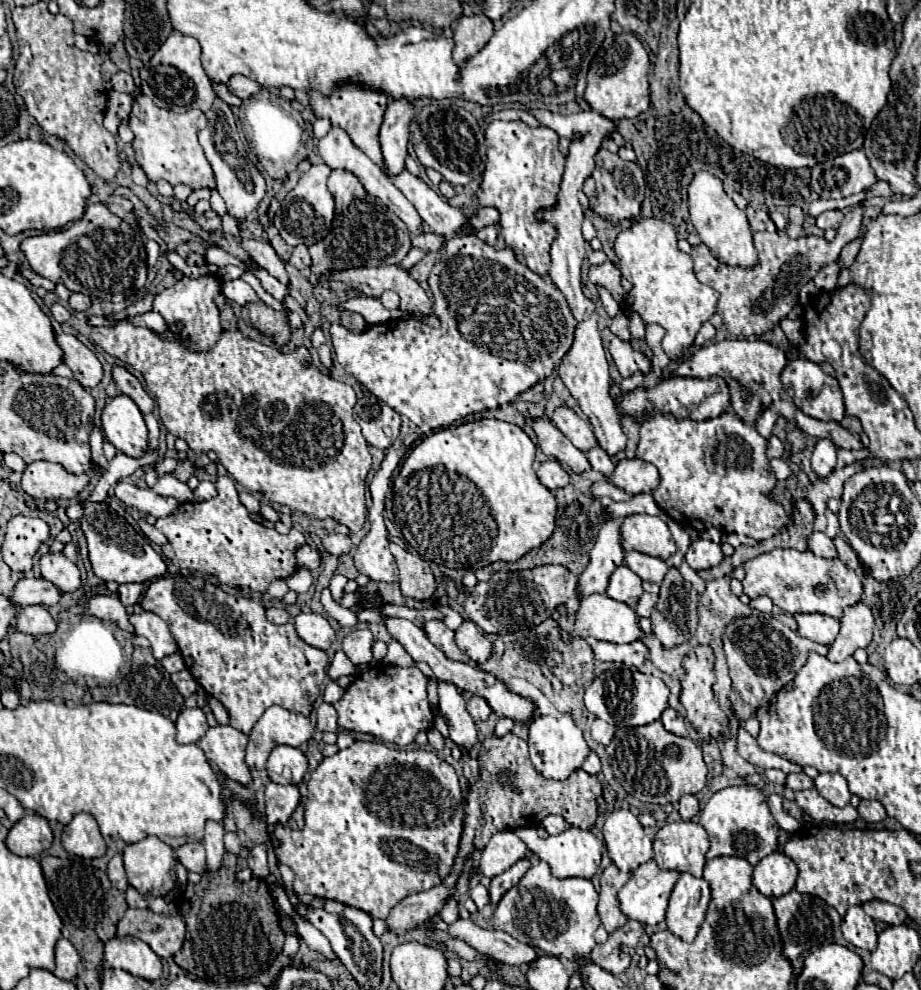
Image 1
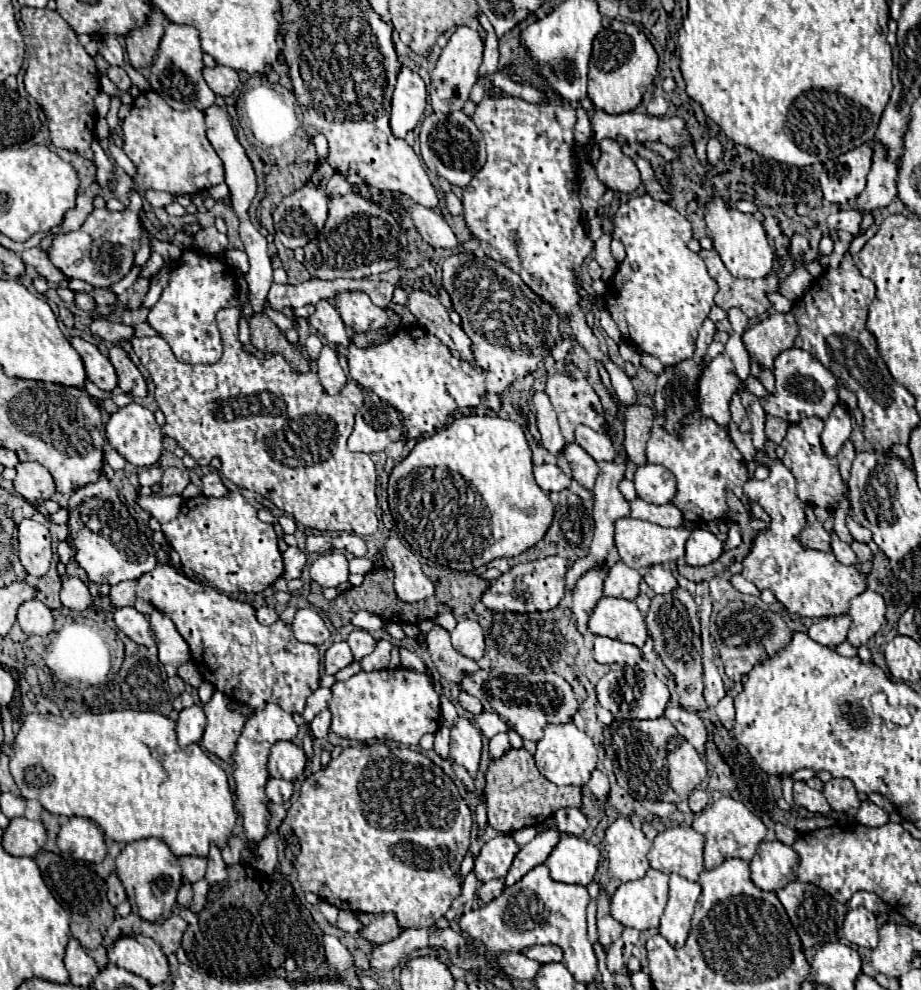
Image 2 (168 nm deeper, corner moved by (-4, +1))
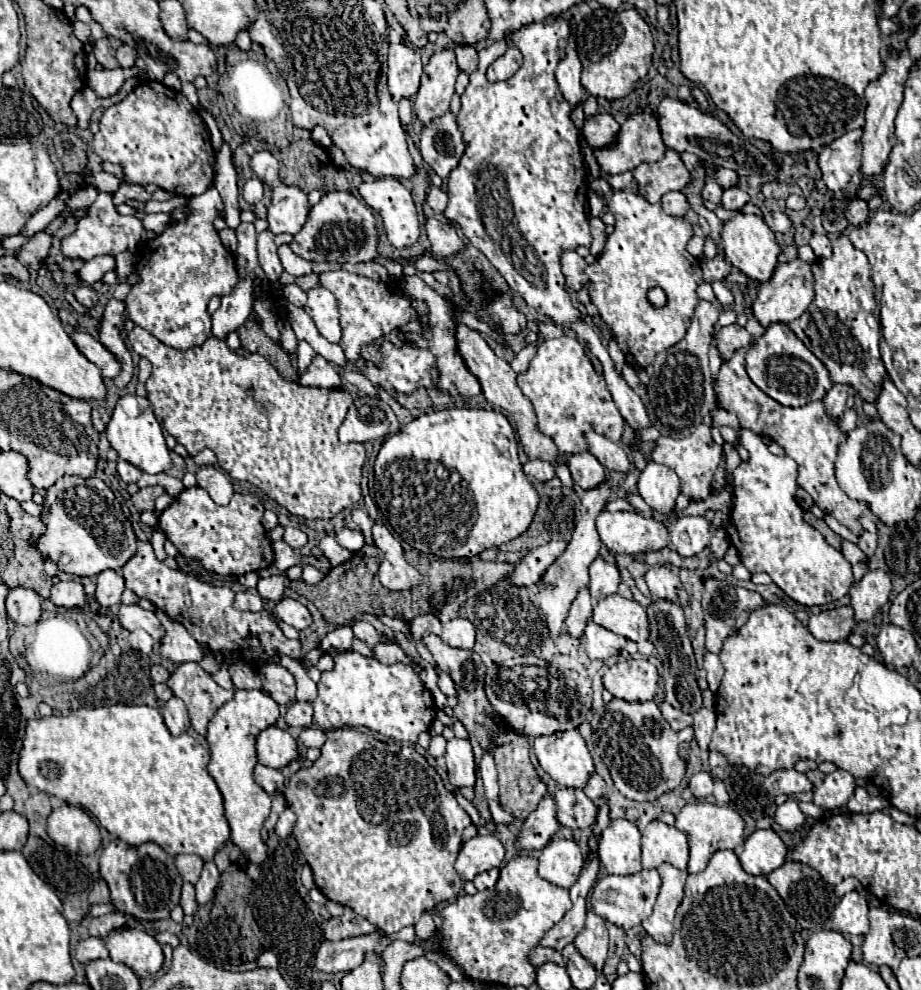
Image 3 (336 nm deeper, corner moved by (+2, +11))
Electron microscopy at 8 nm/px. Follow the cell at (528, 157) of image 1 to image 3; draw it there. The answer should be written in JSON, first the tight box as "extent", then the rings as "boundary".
{"extent":[443,17,651,431],"boundary":[[[561,17],[535,21],[535,23],[523,25],[523,29],[517,29],[513,37],[515,37],[517,49],[523,53],[523,65],[511,79],[499,81],[499,83],[489,83],[485,79],[485,71],[489,63],[493,63],[493,57],[499,57],[505,53],[507,43],[495,41],[487,49],[477,51],[479,65],[469,75],[469,85],[465,93],[461,95],[461,111],[457,113],[457,125],[459,125],[459,131],[463,133],[465,153],[459,165],[451,169],[449,173],[449,181],[447,181],[449,203],[443,215],[445,219],[461,227],[463,235],[487,255],[493,267],[505,277],[509,287],[515,293],[519,293],[527,301],[529,307],[537,309],[545,317],[551,317],[555,323],[573,329],[579,341],[589,343],[591,355],[597,361],[601,361],[607,387],[623,419],[627,421],[627,425],[631,425],[633,431],[643,431],[645,427],[651,425],[645,405],[639,399],[639,395],[613,369],[613,361],[609,359],[609,353],[601,345],[597,333],[587,323],[583,323],[581,313],[573,307],[565,291],[565,277],[561,273],[561,263],[559,263],[559,253],[563,249],[577,249],[579,245],[591,245],[589,219],[585,213],[586,196],[589,190],[588,176],[583,157],[581,157],[579,141],[577,141],[577,129],[573,121],[569,119],[571,107],[567,101],[557,99],[559,85],[555,81],[555,67],[565,57],[569,31],[571,31],[571,21],[561,19]]]}

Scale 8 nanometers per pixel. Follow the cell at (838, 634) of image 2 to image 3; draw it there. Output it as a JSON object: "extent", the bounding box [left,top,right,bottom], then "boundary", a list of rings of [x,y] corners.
{"extent":[809,605,855,641],"boundary":[[[851,605],[835,607],[809,617],[809,631],[819,641],[843,641],[851,635],[853,627],[855,627],[855,617]]]}

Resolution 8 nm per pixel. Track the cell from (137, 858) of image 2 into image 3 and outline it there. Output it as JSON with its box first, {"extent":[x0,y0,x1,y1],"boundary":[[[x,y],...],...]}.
{"extent":[99,839,183,921],"boundary":[[[119,839],[111,841],[101,853],[99,873],[111,891],[111,903],[115,909],[139,921],[167,919],[171,909],[179,905],[183,879],[175,867],[173,857],[155,843],[131,847]]]}

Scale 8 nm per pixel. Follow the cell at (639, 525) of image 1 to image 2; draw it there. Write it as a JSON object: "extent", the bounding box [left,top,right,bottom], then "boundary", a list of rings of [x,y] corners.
{"extent":[615,517,691,569],"boundary":[[[623,517],[615,523],[615,545],[619,551],[619,557],[625,565],[633,569],[649,567],[649,565],[659,565],[667,561],[677,561],[685,557],[685,543],[691,535],[691,527],[661,527],[649,521],[633,519],[633,517]]]}

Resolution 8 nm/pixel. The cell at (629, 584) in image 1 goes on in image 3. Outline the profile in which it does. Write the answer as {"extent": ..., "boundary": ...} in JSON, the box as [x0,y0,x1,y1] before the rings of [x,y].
{"extent":[589,559,621,601],"boundary":[[[595,559],[589,567],[589,593],[593,601],[601,601],[607,595],[613,595],[621,583],[619,571],[615,565],[605,563],[603,559]]]}

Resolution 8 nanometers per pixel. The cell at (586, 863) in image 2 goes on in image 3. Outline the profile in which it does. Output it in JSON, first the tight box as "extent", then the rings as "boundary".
{"extent":[539,839,583,889],"boundary":[[[553,839],[545,845],[539,857],[539,877],[569,889],[583,867],[583,855],[573,839]]]}

